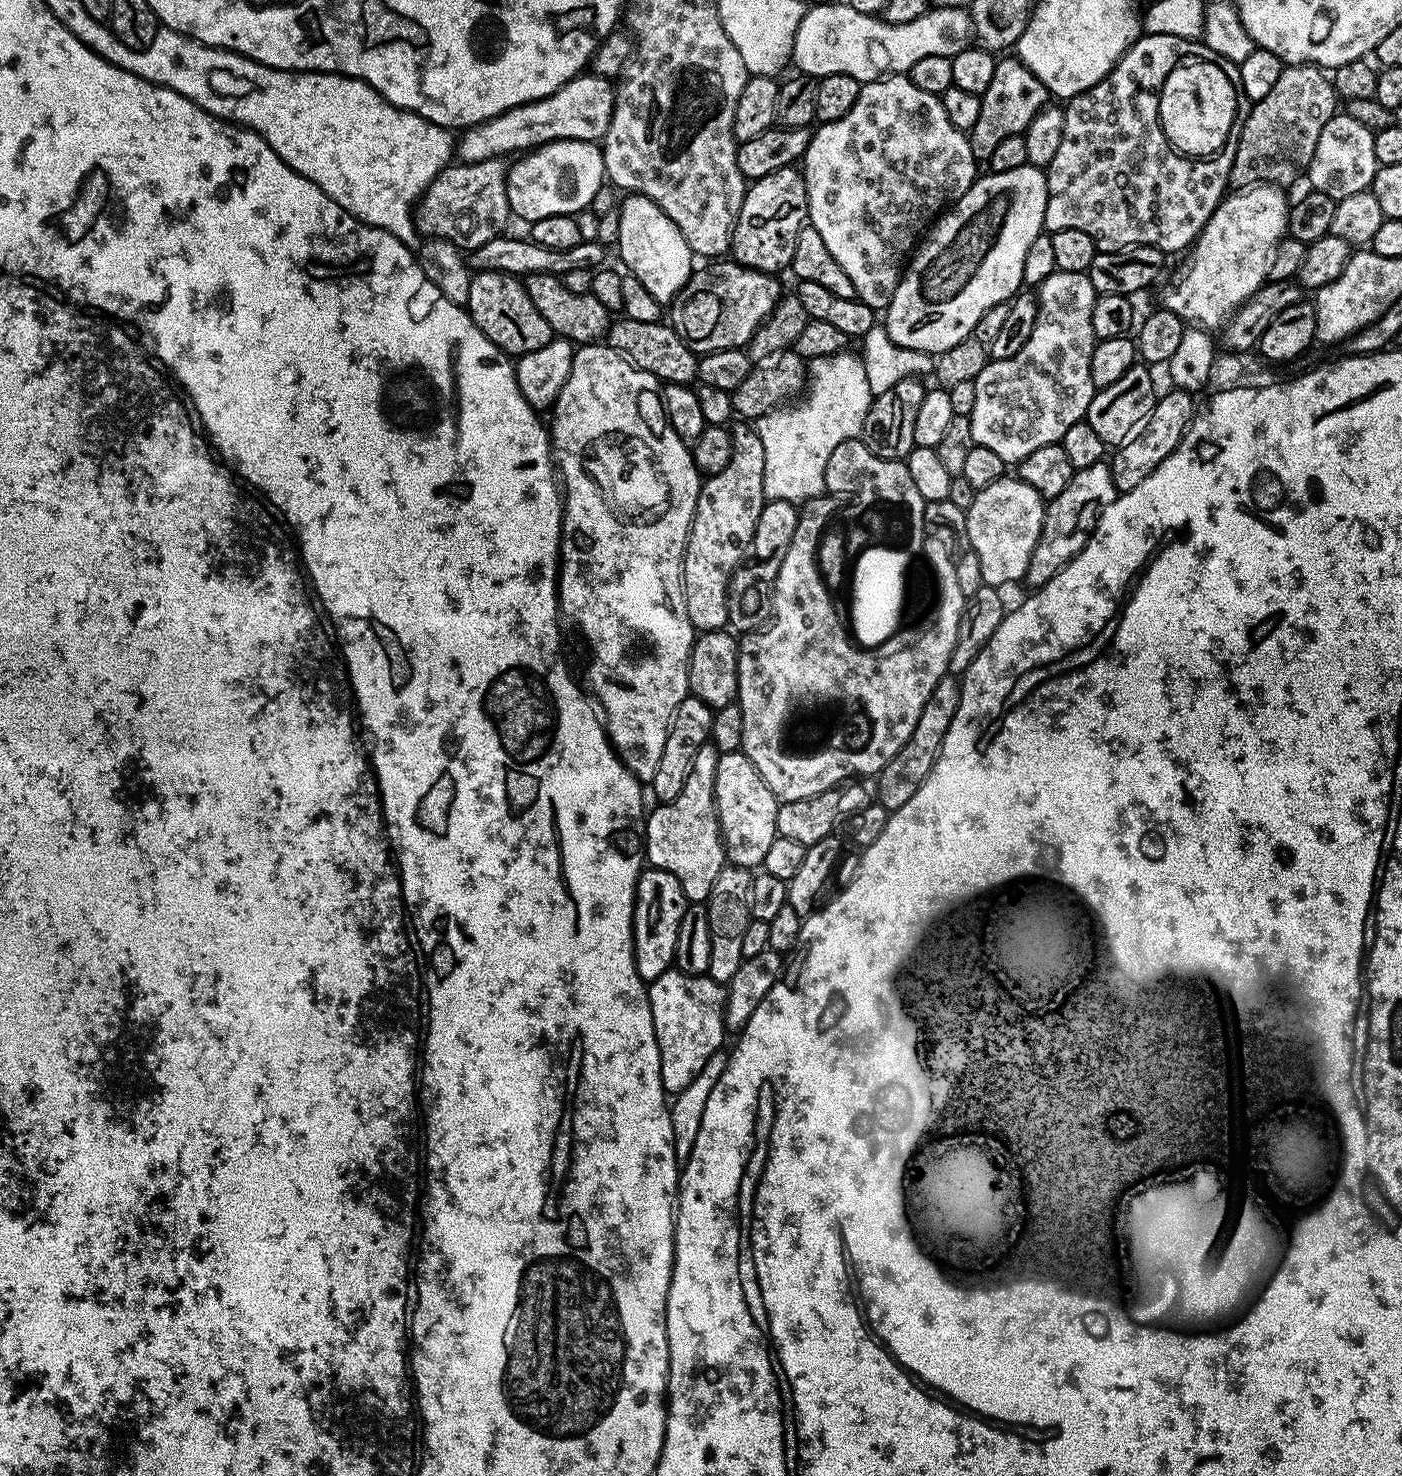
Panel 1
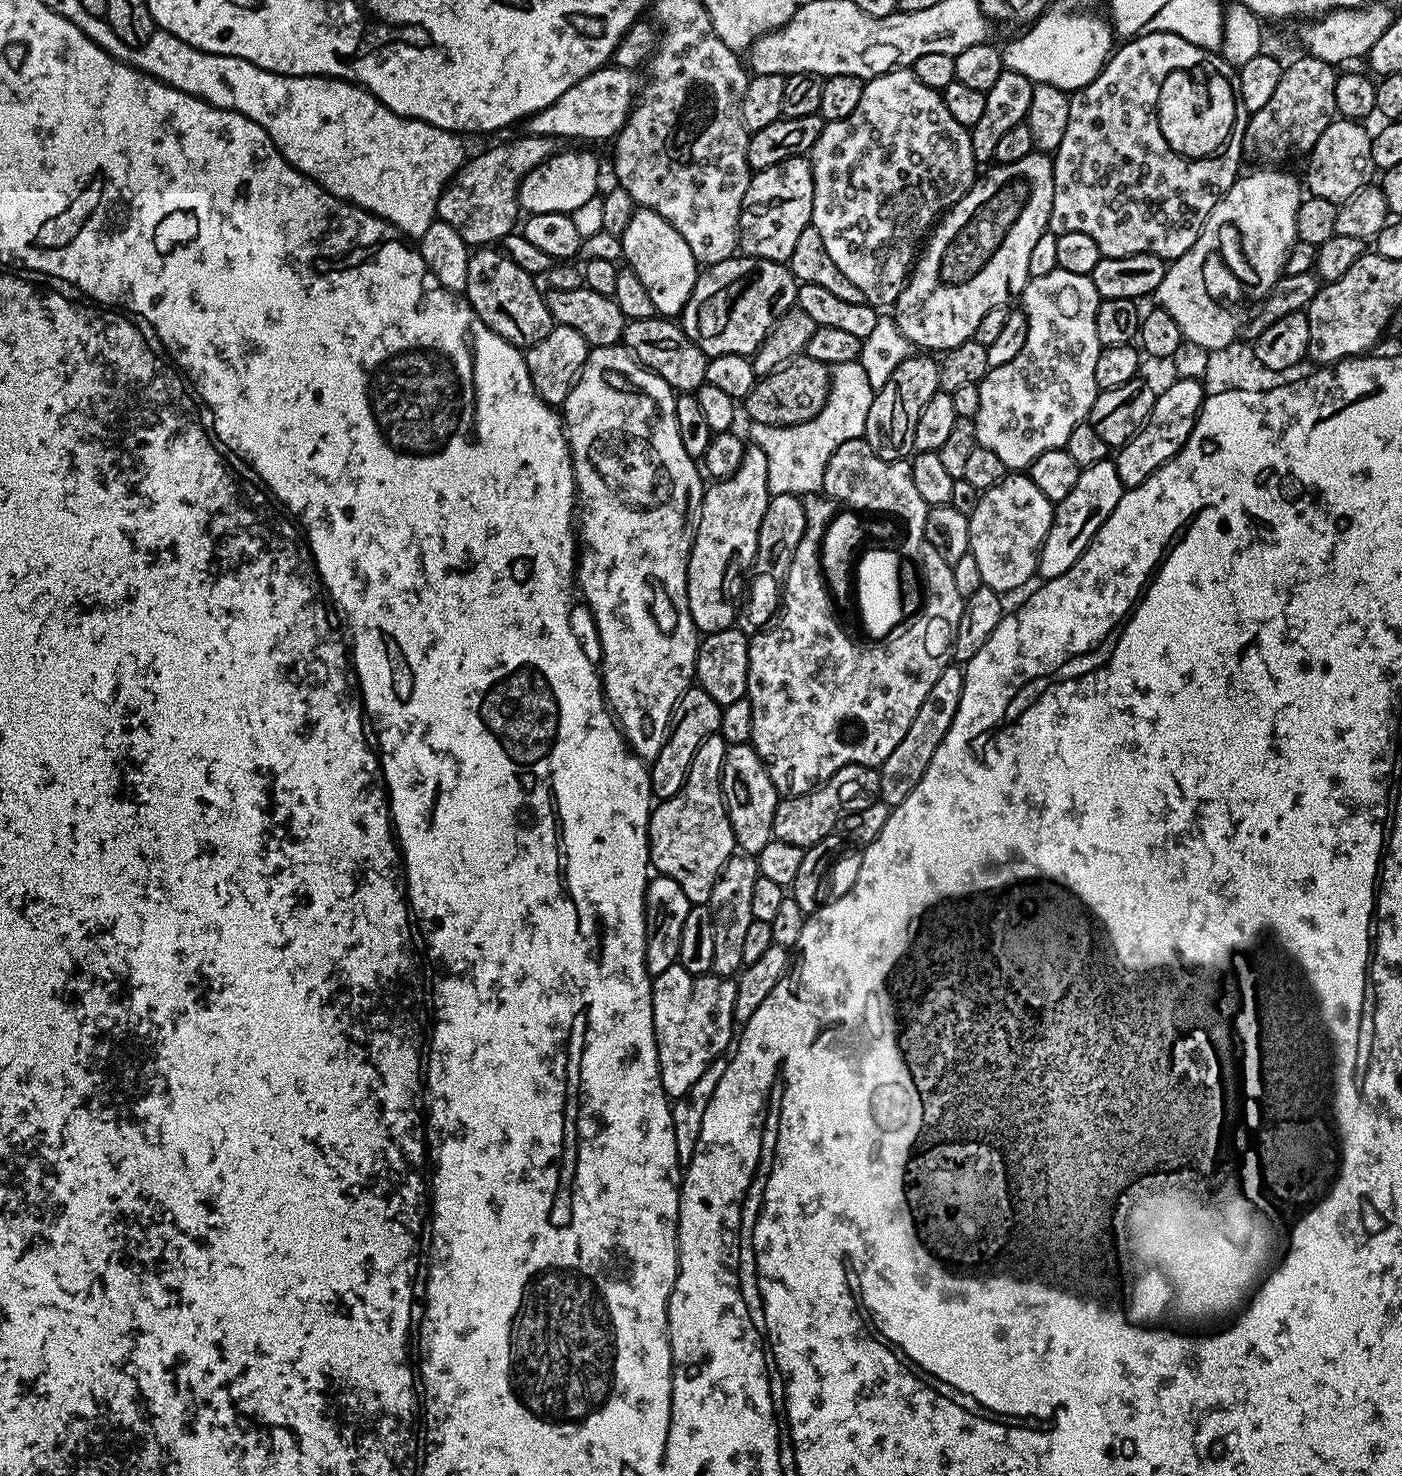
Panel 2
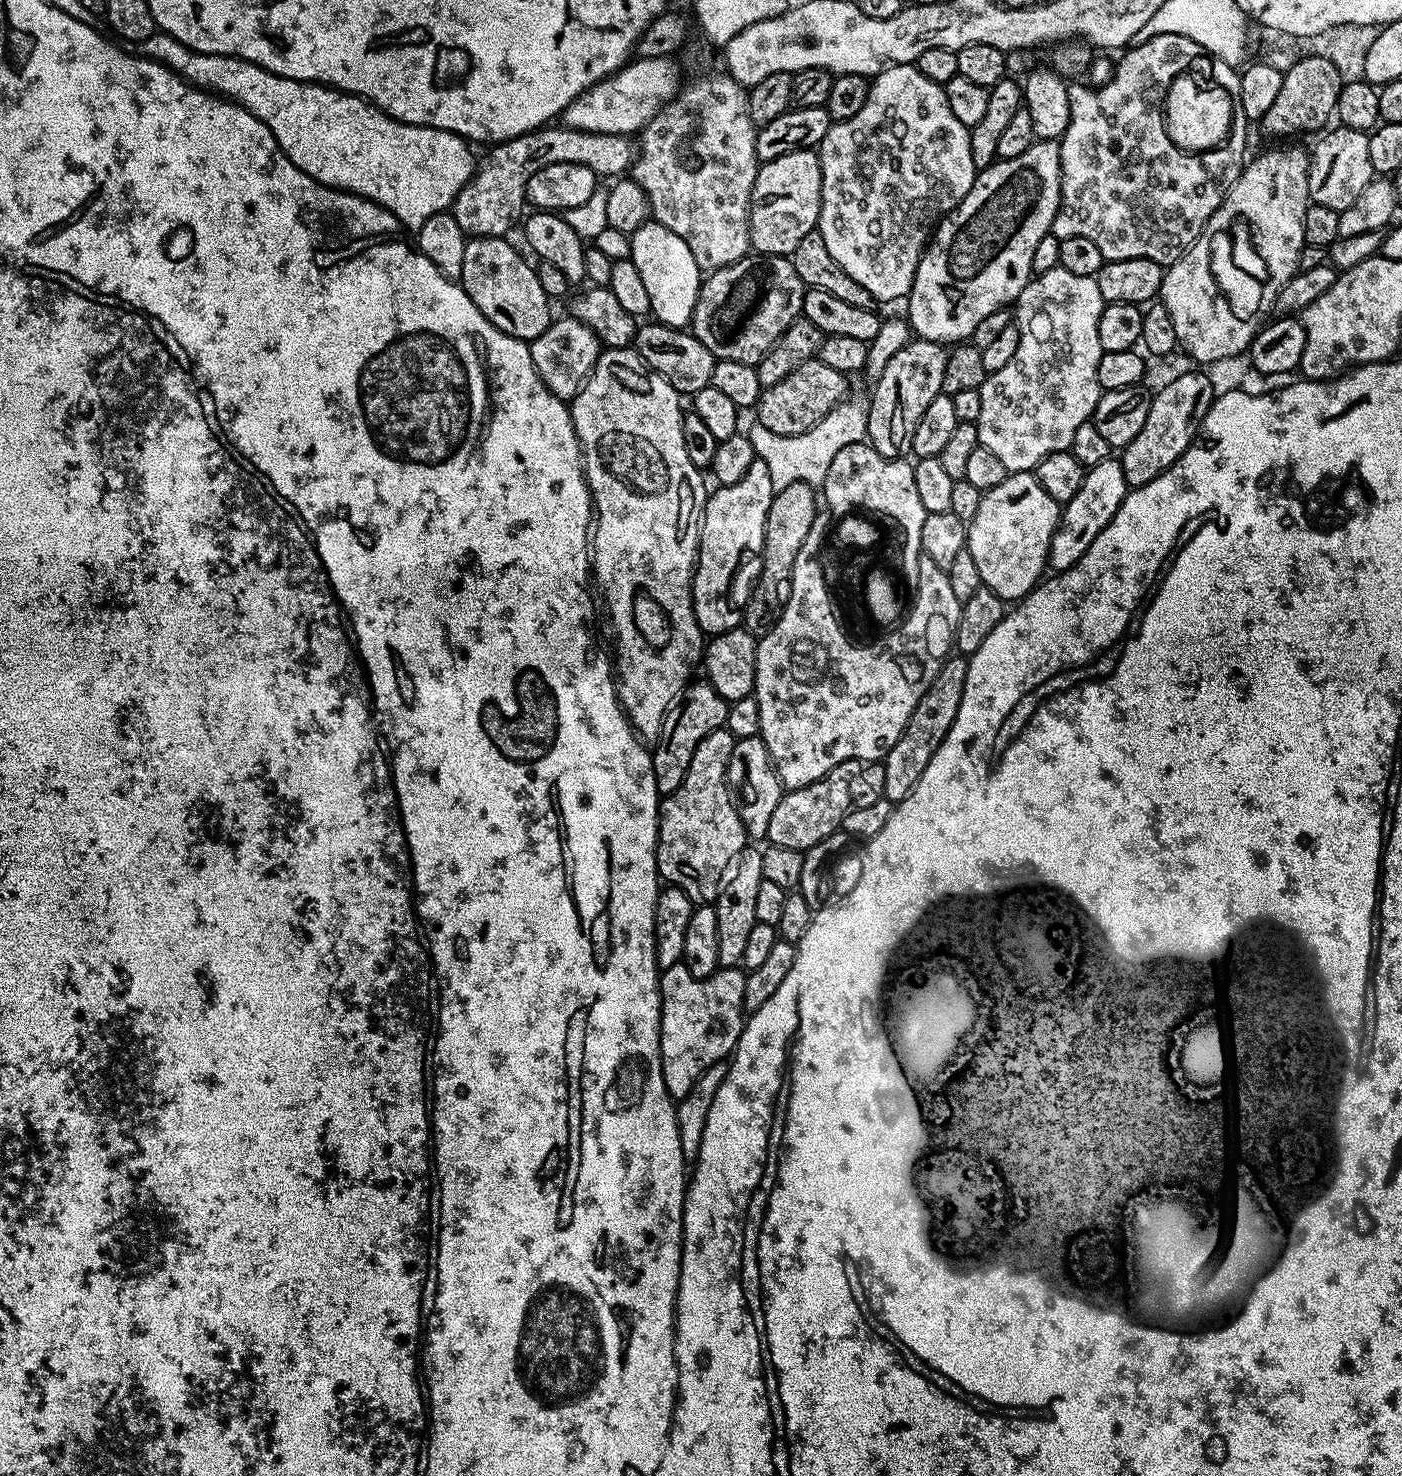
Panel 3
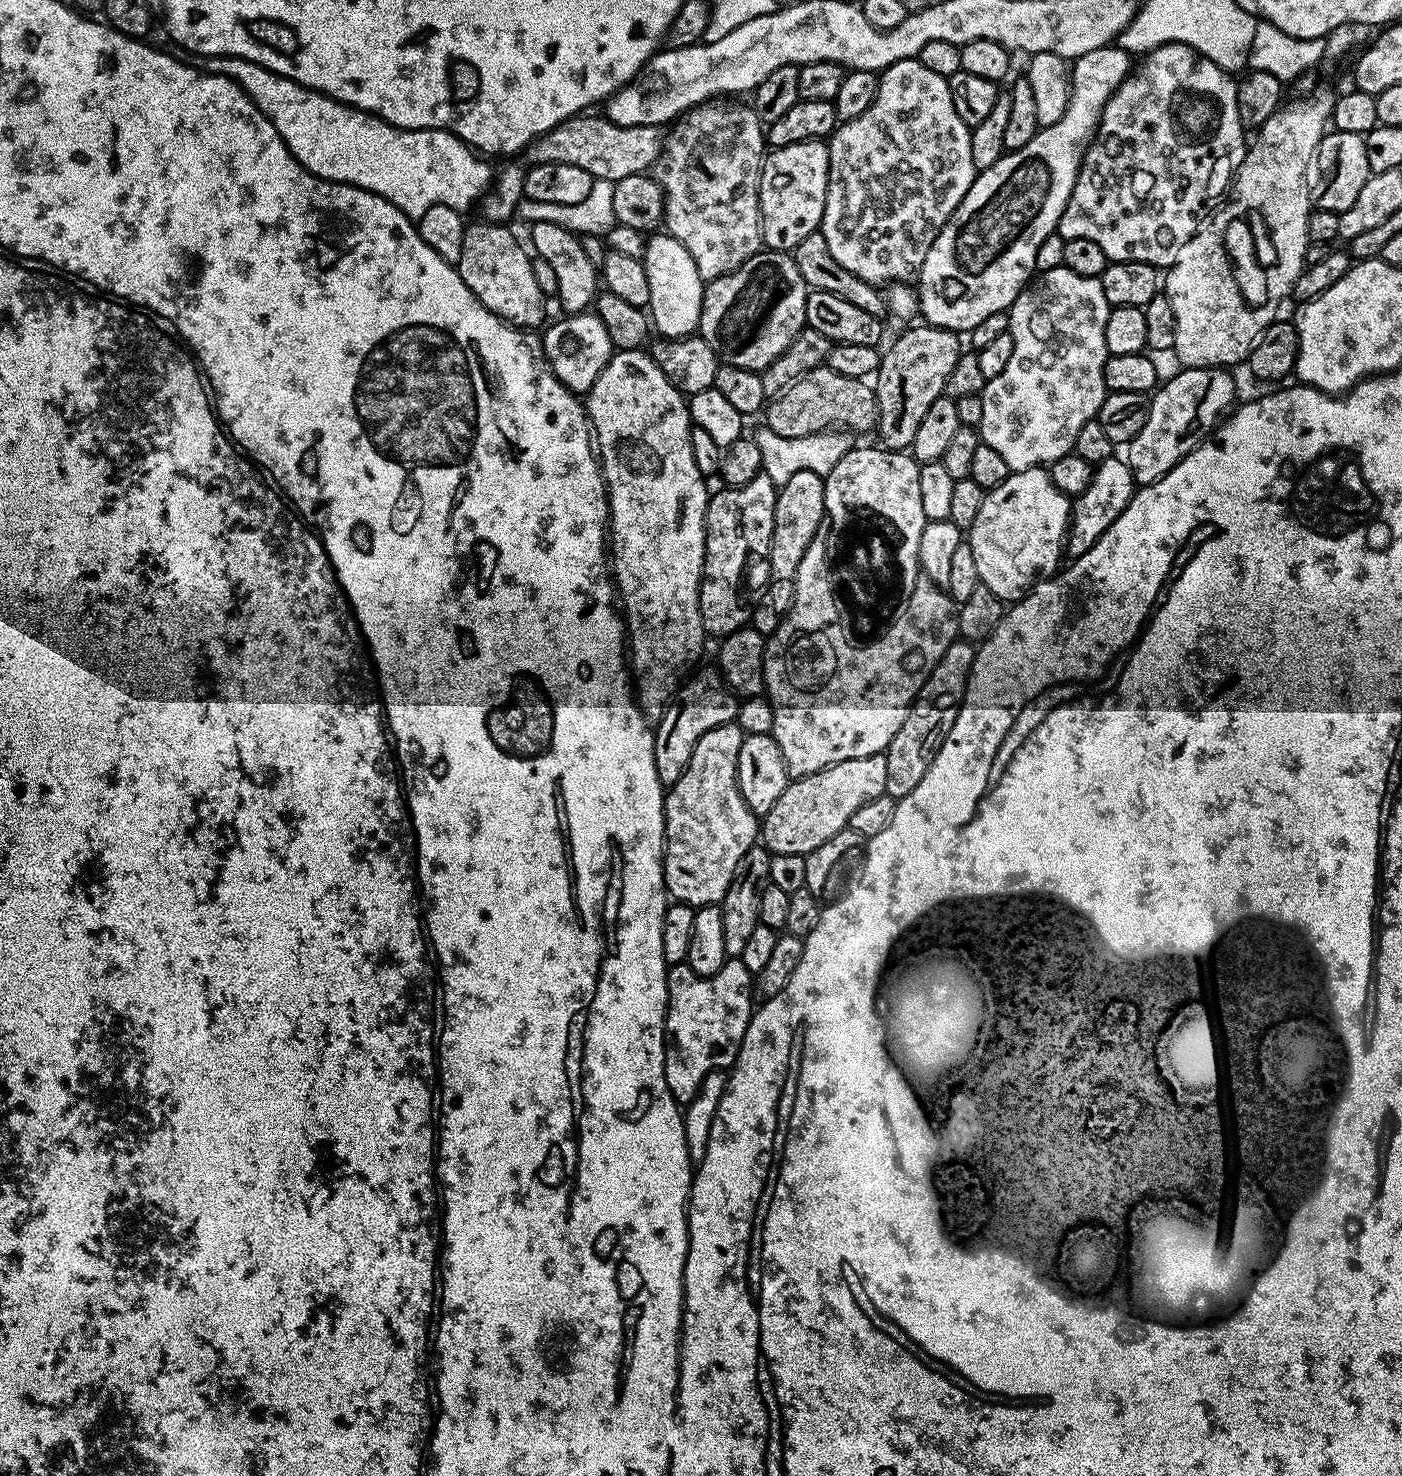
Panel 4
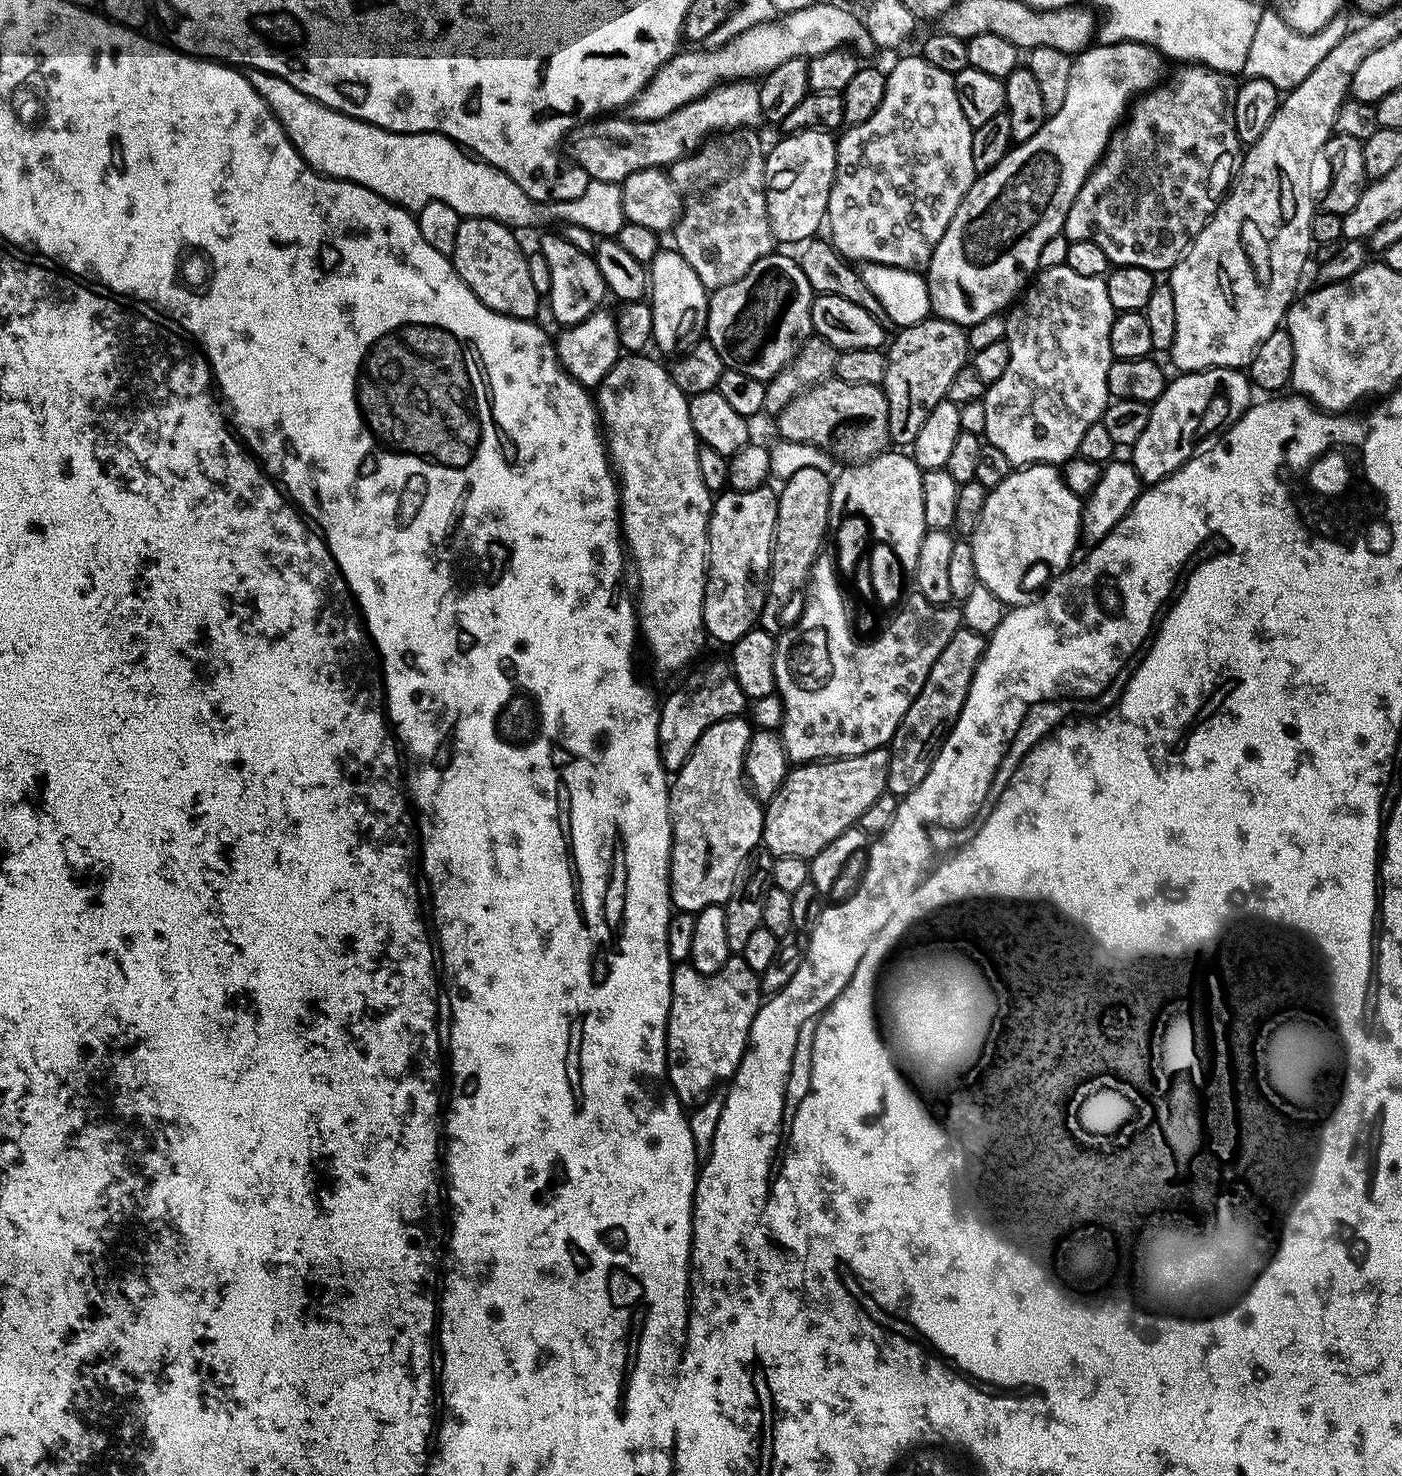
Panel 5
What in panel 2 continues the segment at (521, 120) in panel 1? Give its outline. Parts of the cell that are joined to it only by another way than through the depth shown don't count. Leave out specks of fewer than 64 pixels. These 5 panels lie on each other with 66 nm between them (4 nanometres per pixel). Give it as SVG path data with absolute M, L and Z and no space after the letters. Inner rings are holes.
M605 66L594 74L582 78L558 102L538 110L526 121L526 132L530 136L554 136L567 140L611 141L622 130L632 112L632 105L638 96L637 73L631 68Z

